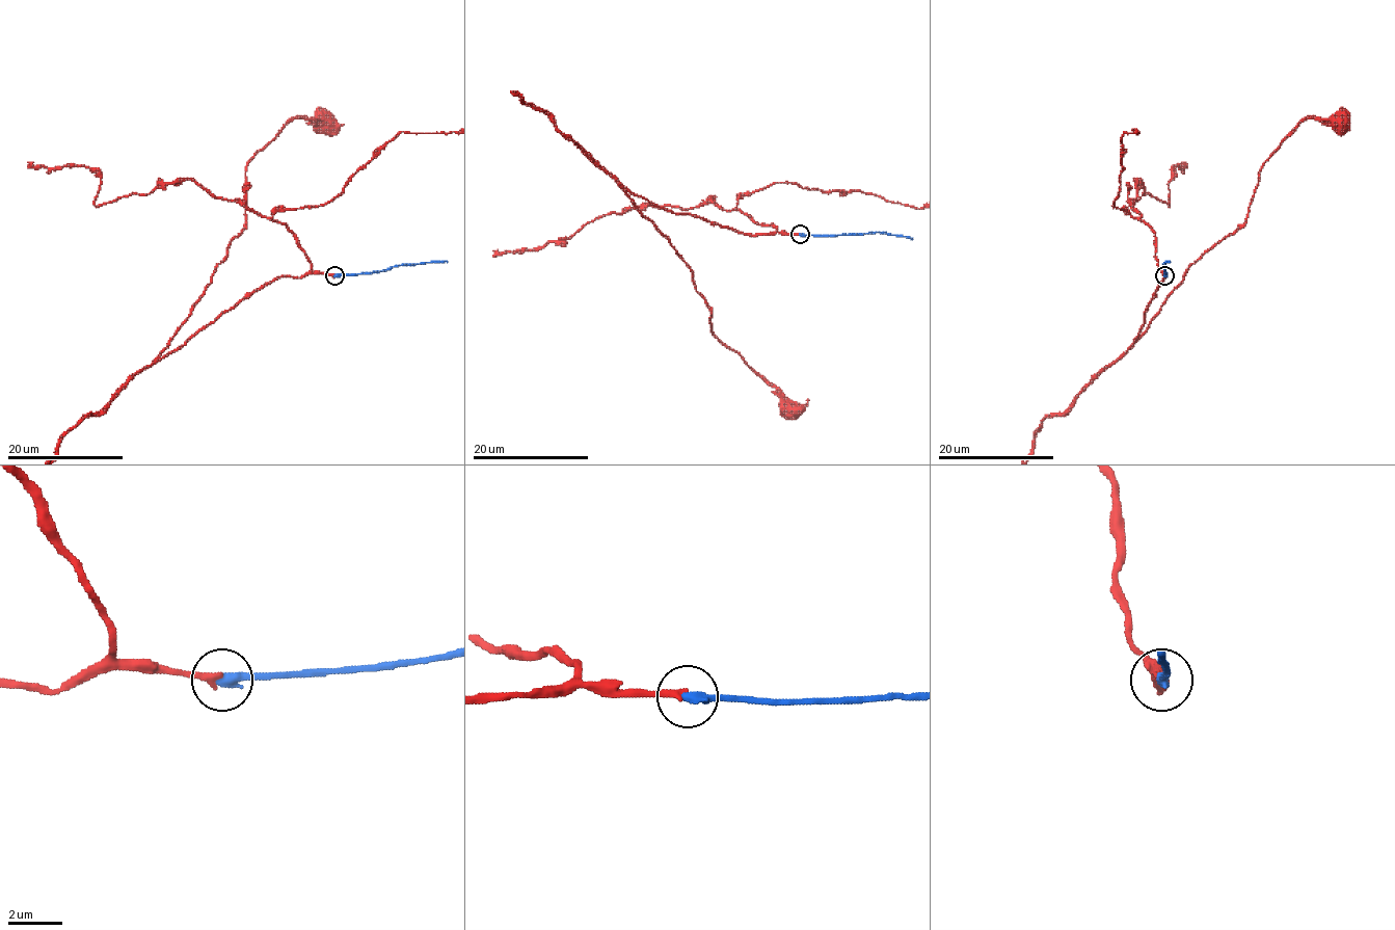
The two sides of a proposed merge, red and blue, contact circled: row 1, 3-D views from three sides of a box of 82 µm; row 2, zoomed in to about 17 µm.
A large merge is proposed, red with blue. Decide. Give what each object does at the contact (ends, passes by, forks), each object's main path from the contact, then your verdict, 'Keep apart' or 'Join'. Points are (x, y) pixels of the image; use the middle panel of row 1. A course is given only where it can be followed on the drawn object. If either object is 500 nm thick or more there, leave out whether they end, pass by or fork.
At the ring red ends. At the ring blue ends. Course of red: (799, 235), (744, 235), (626, 192), (692, 272), (711, 312), (712, 331), (774, 387), (786, 412). Course of blue: (801, 235), (876, 232), (912, 239). Keep apart

